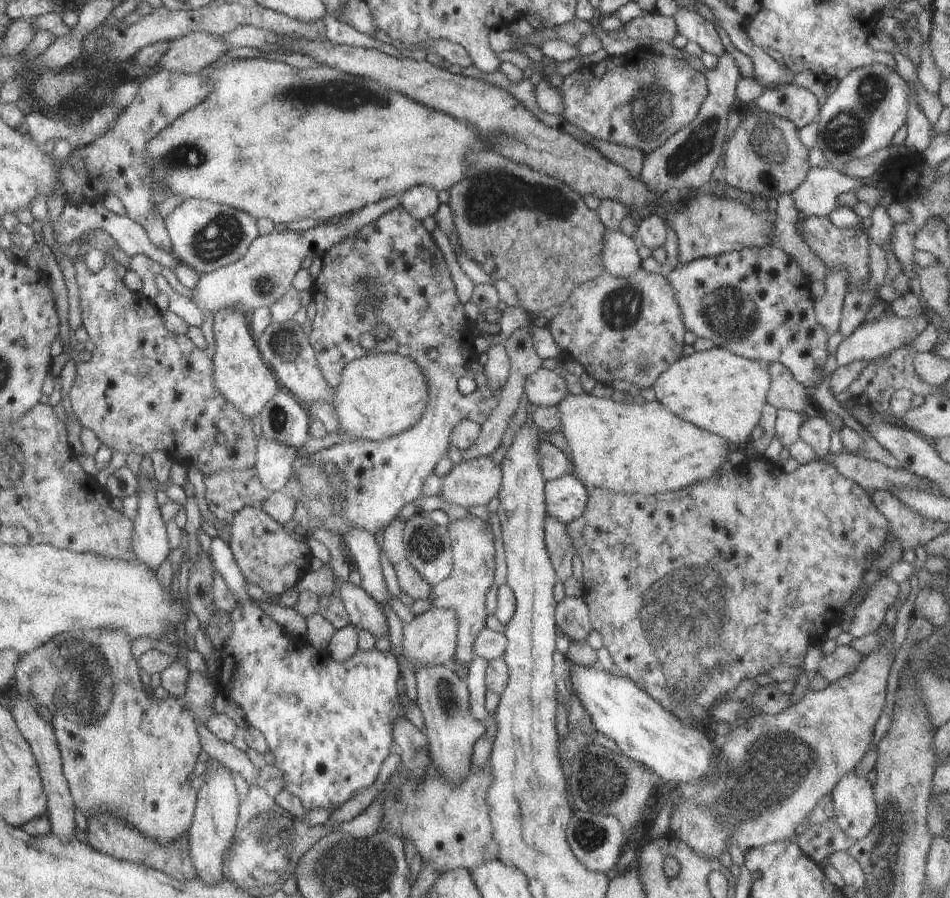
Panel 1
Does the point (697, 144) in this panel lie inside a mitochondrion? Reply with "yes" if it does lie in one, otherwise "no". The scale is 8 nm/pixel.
yes

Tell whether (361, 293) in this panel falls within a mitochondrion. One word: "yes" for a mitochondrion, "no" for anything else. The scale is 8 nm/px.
yes

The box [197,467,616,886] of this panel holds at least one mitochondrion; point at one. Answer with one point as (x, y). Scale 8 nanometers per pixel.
(426, 544)

